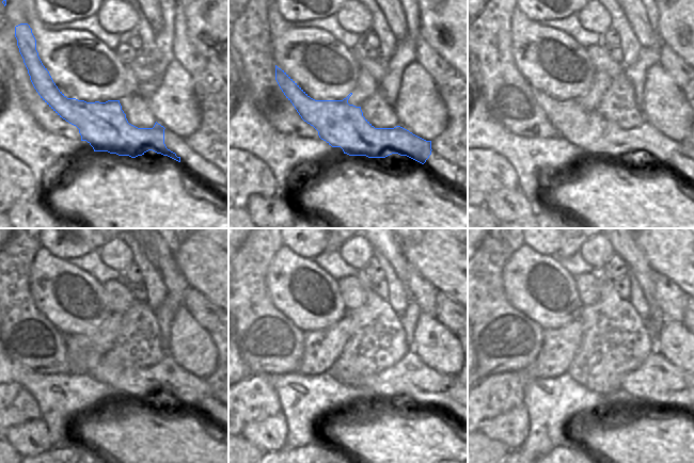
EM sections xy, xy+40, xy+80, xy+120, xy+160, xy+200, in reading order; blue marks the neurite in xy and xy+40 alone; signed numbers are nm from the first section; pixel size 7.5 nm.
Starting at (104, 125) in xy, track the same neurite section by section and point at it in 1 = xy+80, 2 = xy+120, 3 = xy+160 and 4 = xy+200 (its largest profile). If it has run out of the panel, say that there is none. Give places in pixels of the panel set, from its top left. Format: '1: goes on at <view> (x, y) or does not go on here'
1: goes on at xy+80 (586, 129)
2: goes on at xy+120 (167, 379)
3: goes on at xy+160 (410, 380)
4: goes on at xy+200 (665, 385)

